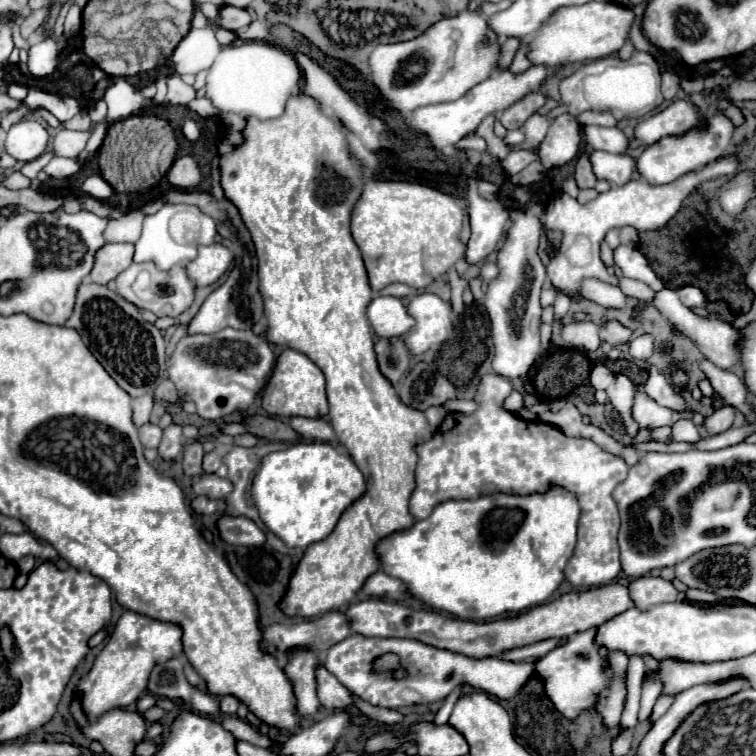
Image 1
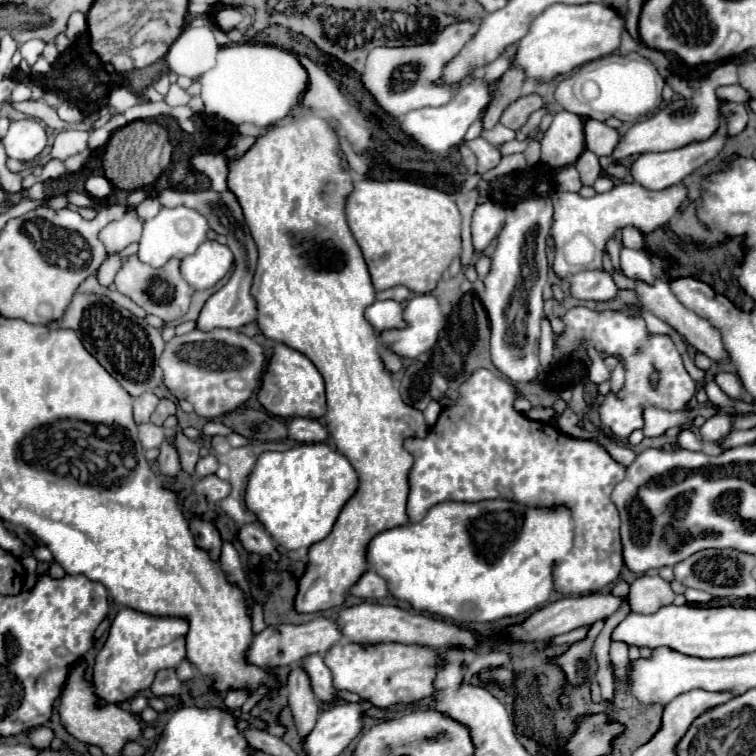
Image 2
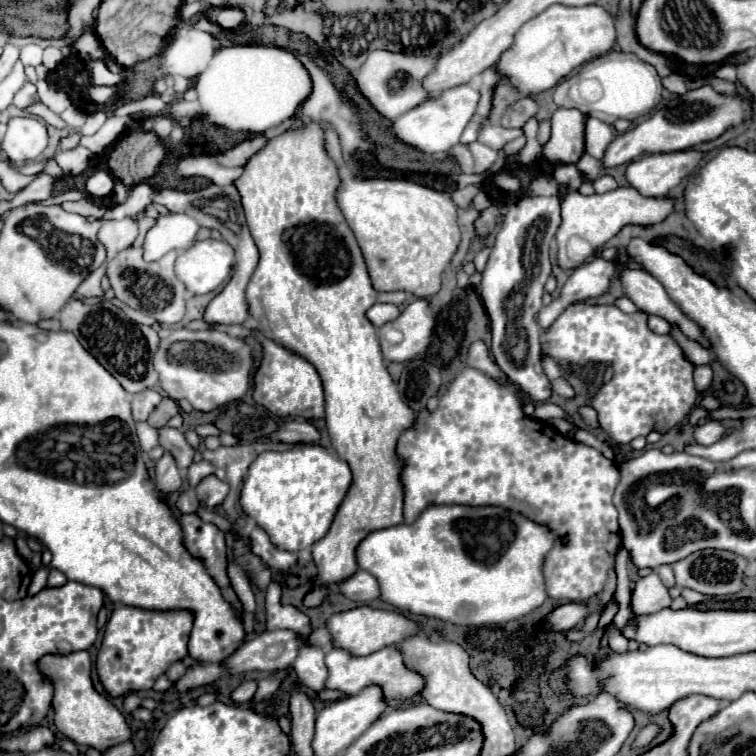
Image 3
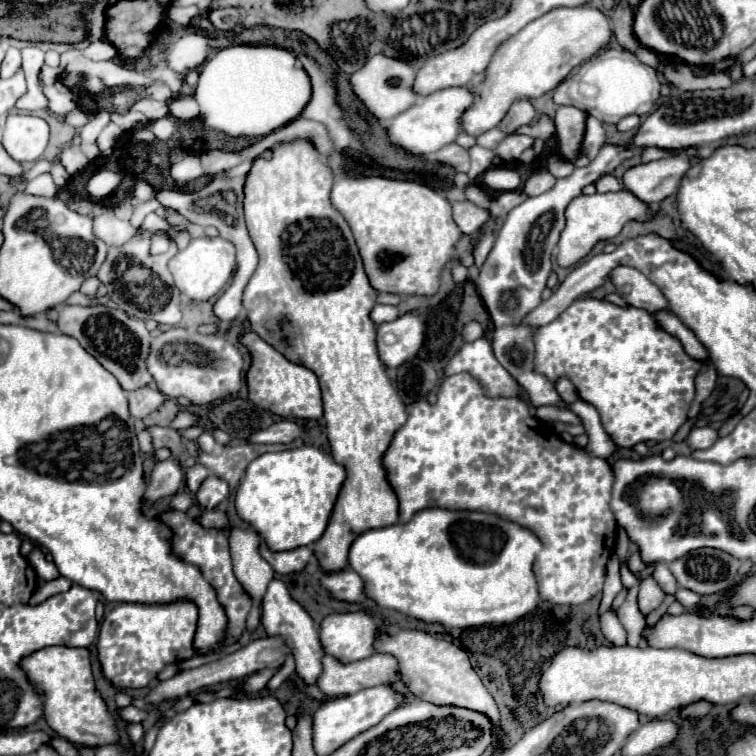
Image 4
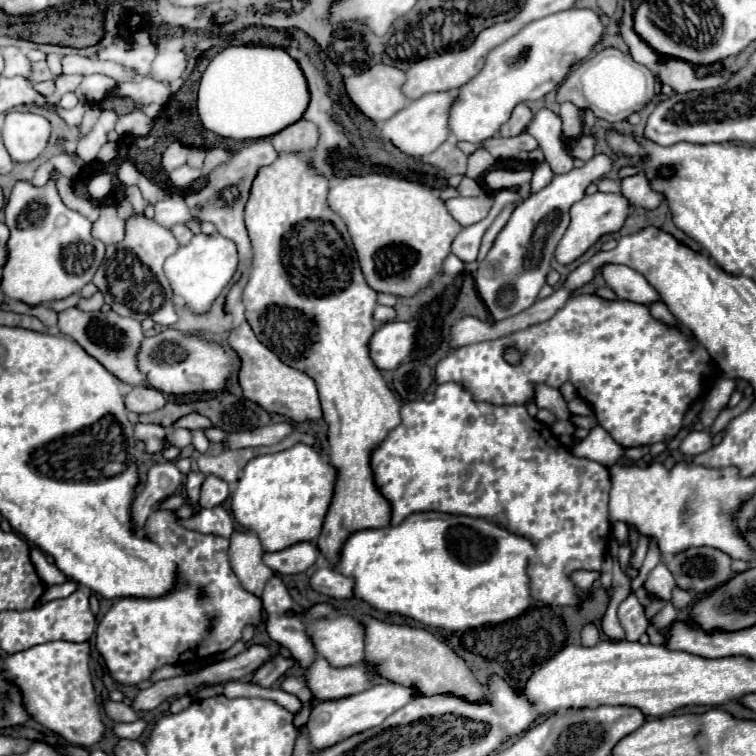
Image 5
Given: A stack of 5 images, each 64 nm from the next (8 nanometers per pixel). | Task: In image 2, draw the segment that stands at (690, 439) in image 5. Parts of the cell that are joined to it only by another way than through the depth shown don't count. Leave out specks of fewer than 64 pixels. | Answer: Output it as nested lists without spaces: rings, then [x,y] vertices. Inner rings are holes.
[[[718,414],[718,416],[710,418],[710,420],[706,420],[702,424],[702,428],[700,428],[700,438],[704,442],[718,442],[718,440],[722,440],[732,430],[730,422],[732,422],[732,418],[728,414]]]

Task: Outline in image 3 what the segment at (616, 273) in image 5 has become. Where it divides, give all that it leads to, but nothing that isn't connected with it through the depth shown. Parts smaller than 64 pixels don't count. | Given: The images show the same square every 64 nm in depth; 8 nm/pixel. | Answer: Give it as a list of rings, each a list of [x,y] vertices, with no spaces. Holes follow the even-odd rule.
[[[622,268],[620,270],[620,280],[622,280],[622,290],[624,294],[644,312],[652,314],[652,316],[660,316],[664,320],[668,320],[670,324],[678,324],[680,330],[700,342],[702,346],[708,348],[708,342],[704,340],[702,336],[702,330],[698,328],[696,322],[688,320],[680,310],[678,306],[668,298],[664,286],[654,278],[650,276],[648,272],[644,270],[632,270],[632,268]]]

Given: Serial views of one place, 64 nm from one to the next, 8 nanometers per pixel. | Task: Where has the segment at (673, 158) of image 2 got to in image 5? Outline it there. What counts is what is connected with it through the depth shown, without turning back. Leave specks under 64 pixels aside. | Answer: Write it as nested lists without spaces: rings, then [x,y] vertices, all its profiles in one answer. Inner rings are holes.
[[[636,174],[636,176],[624,178],[620,194],[628,200],[630,208],[654,210],[662,200],[662,194],[658,194],[658,192],[654,192],[650,188],[650,182],[648,182],[648,178],[644,174]]]

